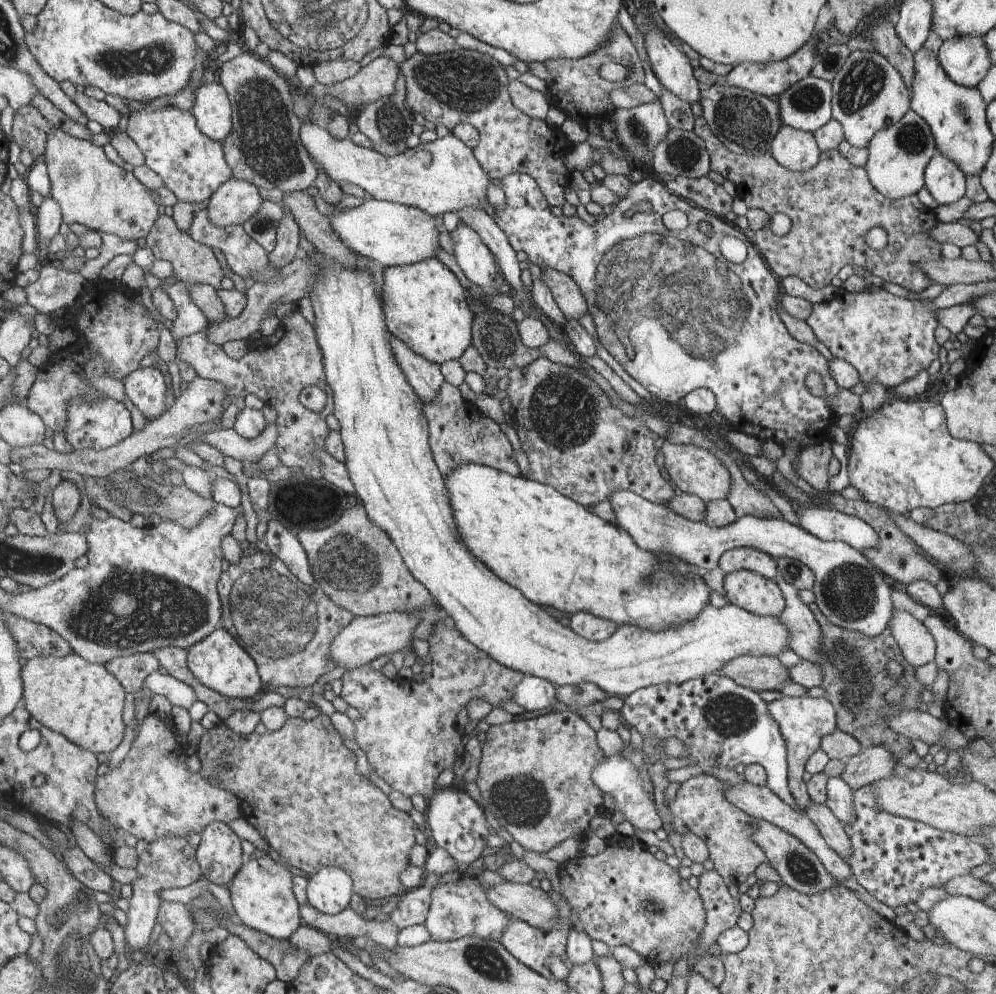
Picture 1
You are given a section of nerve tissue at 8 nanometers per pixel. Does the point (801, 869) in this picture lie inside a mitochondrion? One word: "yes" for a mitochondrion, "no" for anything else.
yes

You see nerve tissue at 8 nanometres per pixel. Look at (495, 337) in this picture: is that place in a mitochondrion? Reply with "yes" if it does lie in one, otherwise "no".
yes

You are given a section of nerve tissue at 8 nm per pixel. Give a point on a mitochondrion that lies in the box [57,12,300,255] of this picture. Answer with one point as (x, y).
(155, 59)

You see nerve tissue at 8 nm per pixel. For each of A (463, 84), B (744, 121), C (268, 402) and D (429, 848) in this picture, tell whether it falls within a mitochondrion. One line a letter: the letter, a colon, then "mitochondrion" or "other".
A: mitochondrion
B: mitochondrion
C: other
D: other

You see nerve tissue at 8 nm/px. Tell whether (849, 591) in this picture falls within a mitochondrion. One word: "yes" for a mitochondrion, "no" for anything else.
yes

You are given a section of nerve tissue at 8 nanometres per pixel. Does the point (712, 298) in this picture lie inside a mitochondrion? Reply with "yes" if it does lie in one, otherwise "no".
yes

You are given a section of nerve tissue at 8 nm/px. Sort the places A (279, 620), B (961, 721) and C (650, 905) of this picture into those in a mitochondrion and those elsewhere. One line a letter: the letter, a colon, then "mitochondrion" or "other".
A: mitochondrion
B: other
C: mitochondrion

